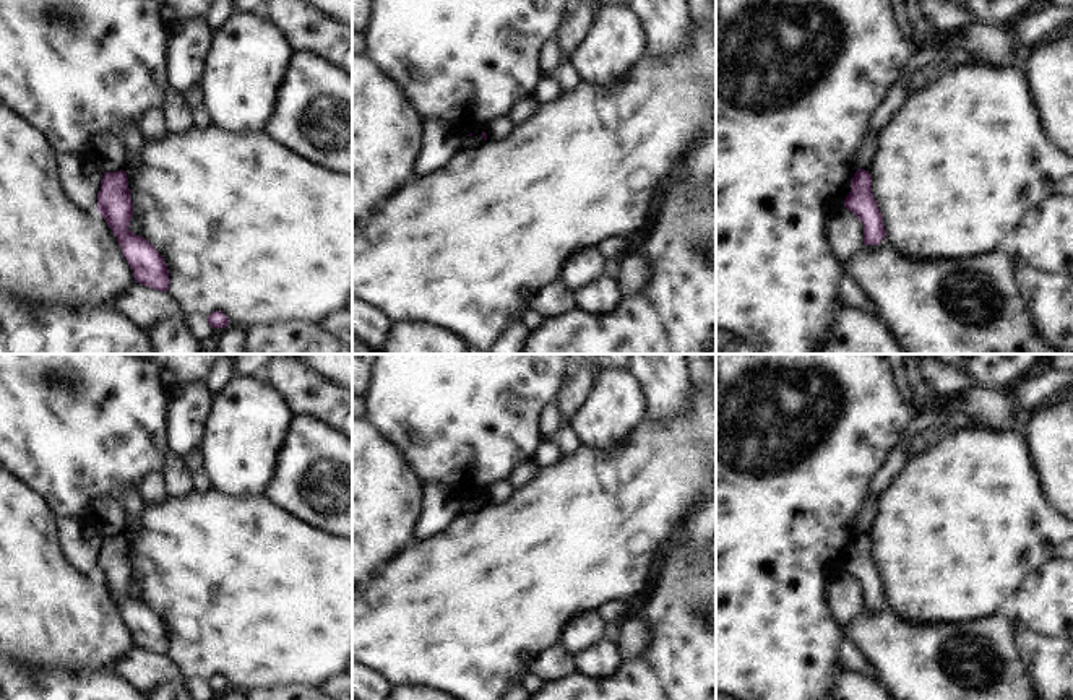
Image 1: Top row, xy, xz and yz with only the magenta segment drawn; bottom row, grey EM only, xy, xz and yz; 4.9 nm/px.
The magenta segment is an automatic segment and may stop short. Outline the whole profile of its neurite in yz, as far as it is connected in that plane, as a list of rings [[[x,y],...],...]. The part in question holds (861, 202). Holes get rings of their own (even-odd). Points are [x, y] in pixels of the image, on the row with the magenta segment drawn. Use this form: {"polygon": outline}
{"polygon": [[[857,169],[851,179],[851,192],[844,200],[844,208],[852,211],[864,226],[864,244],[878,245],[886,235],[883,218],[872,193],[872,175]]]}

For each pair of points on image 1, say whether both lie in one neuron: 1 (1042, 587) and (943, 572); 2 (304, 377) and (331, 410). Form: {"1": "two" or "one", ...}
{"1": "two", "2": "one"}

